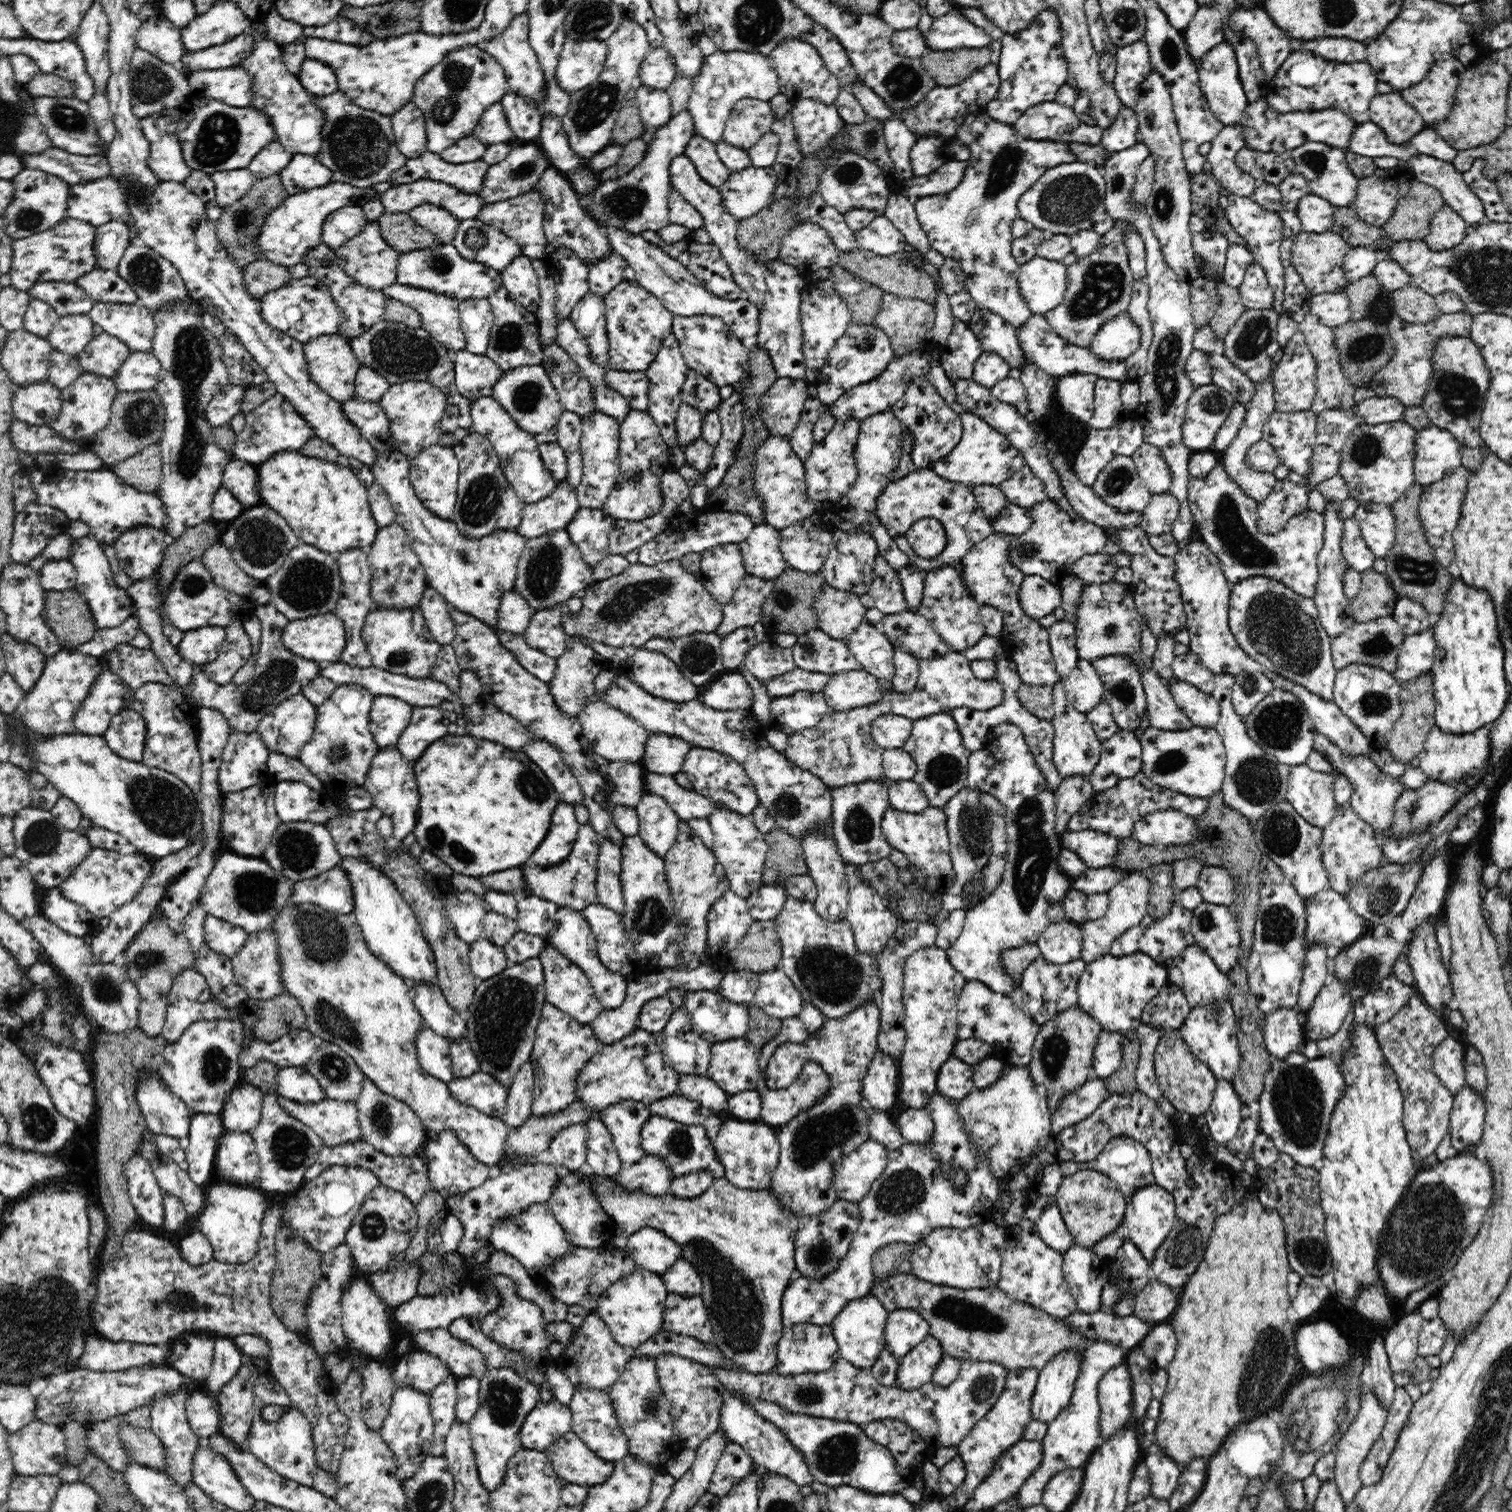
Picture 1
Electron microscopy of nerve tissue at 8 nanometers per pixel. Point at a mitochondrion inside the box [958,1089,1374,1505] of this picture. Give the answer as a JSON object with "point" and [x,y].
{"point":[1312,1419]}

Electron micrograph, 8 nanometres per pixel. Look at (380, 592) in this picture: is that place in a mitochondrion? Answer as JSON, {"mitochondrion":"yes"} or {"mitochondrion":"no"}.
{"mitochondrion":"no"}

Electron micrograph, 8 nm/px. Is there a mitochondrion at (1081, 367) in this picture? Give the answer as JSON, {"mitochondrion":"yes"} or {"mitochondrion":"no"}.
{"mitochondrion":"no"}

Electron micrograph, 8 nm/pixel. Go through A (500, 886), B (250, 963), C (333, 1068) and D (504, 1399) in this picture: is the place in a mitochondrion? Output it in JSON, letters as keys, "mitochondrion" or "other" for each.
{"A":"other","B":"other","C":"mitochondrion","D":"mitochondrion"}

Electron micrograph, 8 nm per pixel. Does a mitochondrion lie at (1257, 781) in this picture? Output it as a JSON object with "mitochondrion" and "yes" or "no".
{"mitochondrion":"yes"}

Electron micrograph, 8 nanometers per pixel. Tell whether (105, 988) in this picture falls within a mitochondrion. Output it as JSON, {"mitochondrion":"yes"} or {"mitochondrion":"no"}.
{"mitochondrion":"yes"}

